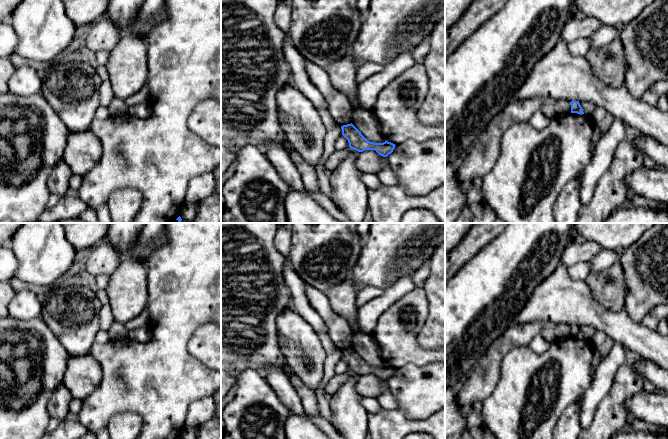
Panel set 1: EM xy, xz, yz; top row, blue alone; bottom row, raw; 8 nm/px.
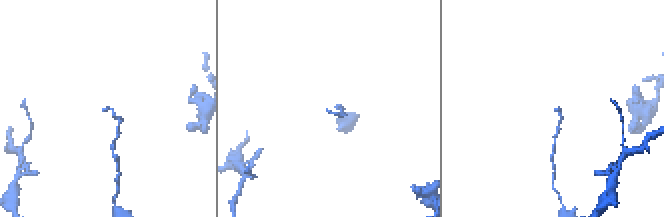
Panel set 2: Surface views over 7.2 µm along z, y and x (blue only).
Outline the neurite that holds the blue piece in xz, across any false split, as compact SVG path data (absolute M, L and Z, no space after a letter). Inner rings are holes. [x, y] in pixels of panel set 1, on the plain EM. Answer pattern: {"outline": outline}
{"outline": "M351 347L341 350L342 359L348 364L349 371L358 376L365 374L375 374L379 379L387 381L395 372L395 368L385 365L374 367L368 365L361 356Z"}

